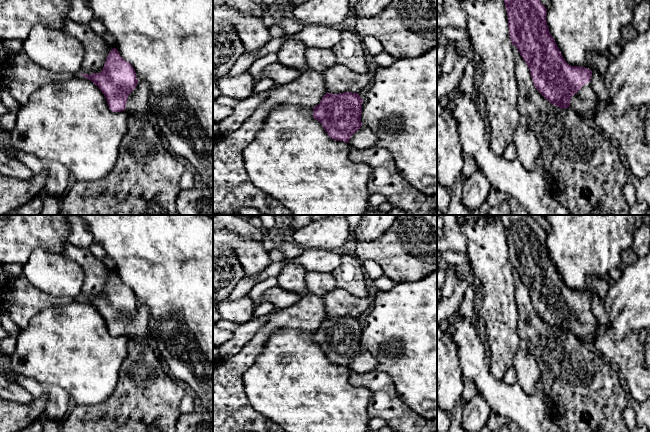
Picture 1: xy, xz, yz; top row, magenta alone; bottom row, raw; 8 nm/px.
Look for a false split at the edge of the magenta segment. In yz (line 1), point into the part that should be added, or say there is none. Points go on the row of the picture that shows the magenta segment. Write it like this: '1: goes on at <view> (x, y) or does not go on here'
1: goes on at yz (584, 101)

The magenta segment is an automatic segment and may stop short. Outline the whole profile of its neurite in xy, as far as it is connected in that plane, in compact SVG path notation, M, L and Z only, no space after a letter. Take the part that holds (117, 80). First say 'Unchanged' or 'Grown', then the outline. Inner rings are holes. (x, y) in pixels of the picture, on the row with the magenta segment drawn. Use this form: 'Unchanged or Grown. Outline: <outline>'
Grown. Outline: M113 48L109 52L101 72L81 75L91 80L101 90L111 111L126 111L129 114L138 114L144 117L149 113L149 84L137 80L135 69L129 62L121 57L116 48Z

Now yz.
Grown. Outline: M503 0L508 17L510 40L527 64L532 81L539 93L561 109L571 107L583 116L591 113L595 118L598 102L591 86L592 71L571 66L563 58L546 21L547 9L540 0Z

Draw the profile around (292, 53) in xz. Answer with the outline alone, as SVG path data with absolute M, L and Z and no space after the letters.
M294 38L284 41L277 51L277 58L280 64L297 69L301 73L309 70L306 64L305 52L308 46L301 40Z

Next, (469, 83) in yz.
M471 55L463 70L458 89L468 93L479 102L480 61L476 55Z

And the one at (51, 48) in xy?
M45 24L35 25L23 42L29 60L56 73L81 73L84 48L80 41L61 29Z

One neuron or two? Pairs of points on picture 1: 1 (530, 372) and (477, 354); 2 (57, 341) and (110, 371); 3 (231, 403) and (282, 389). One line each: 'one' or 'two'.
1: two
2: one
3: two

